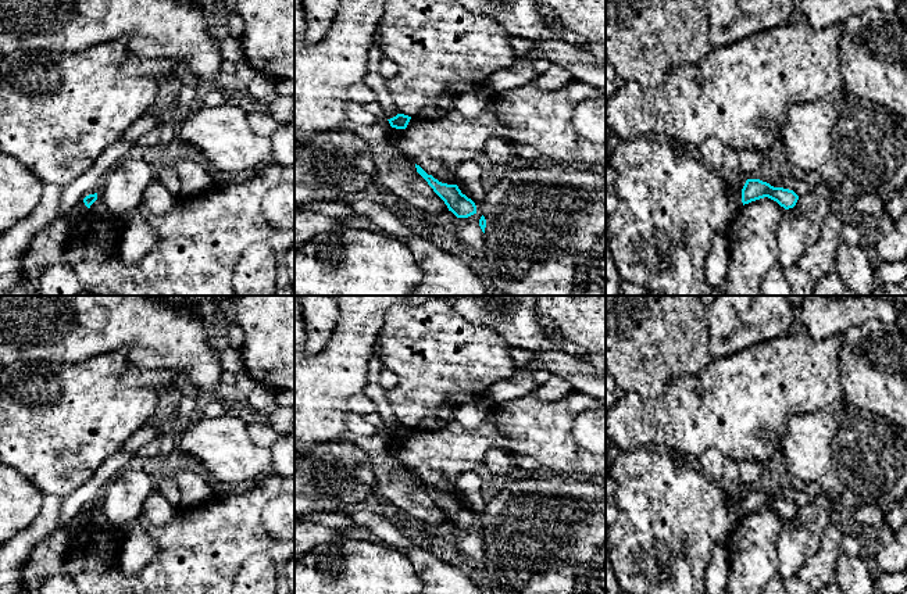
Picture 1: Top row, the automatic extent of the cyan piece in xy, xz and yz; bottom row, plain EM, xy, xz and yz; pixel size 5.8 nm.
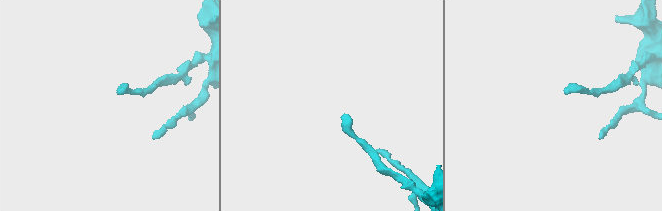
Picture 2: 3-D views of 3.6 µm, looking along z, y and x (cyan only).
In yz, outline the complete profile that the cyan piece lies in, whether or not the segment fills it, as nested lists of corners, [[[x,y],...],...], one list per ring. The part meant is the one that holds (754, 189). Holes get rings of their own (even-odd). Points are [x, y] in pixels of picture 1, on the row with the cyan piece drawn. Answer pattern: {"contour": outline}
{"contour": [[[747,179],[742,189],[743,205],[764,197],[776,201],[785,210],[793,208],[799,200],[799,196],[793,190],[774,187],[760,179]]]}

